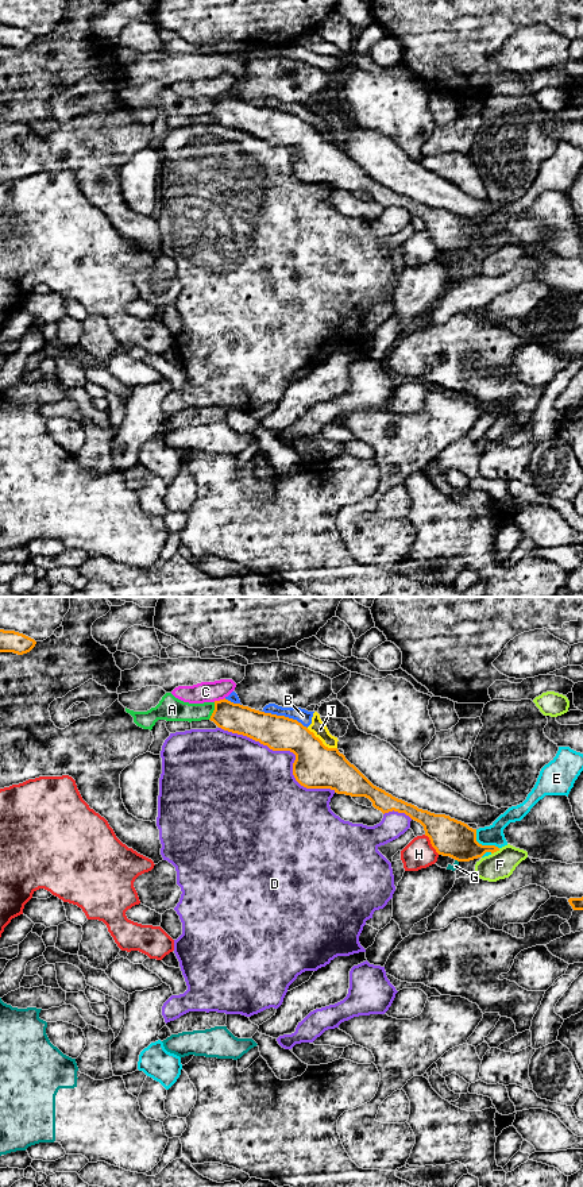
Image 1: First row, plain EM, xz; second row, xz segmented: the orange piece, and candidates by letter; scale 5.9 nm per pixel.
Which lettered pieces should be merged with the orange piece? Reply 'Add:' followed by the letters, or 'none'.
Add: none

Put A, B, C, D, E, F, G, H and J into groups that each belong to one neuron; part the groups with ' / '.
A B J / C / D / E / F / G / H

